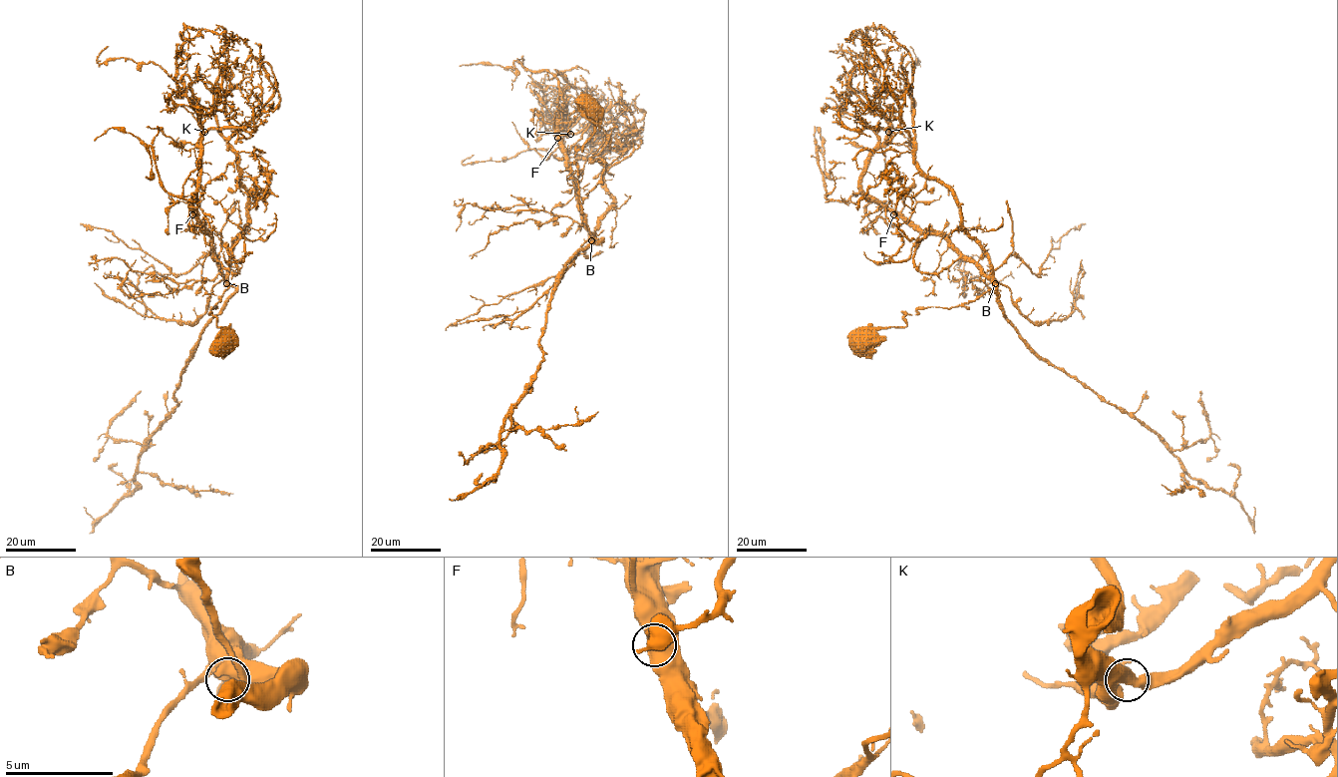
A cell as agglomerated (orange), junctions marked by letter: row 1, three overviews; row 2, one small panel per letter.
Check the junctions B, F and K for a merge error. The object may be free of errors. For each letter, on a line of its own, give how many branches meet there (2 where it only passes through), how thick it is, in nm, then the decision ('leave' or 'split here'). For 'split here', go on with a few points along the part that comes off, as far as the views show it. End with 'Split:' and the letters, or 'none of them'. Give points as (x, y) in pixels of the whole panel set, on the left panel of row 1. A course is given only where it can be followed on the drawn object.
B: 2 branches meet; 650 nm thick; leave
F: 2 branches meet; 500 nm thick; leave
K: 2 branches meet; 600 nm thick; leave
Split: none of them

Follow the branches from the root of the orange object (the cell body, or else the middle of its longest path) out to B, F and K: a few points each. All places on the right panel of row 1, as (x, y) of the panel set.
B: (857, 345), (874, 330), (905, 326), (904, 316), (915, 314), (918, 309), (968, 304), (993, 289), (996, 282)
F: (857, 345), (874, 330), (905, 326), (904, 316), (918, 309), (963, 305), (995, 287), (943, 238), (893, 214)
K: (857, 345), (905, 326), (918, 309), (963, 305), (995, 287), (943, 238), (914, 229), (862, 189), (888, 132)

